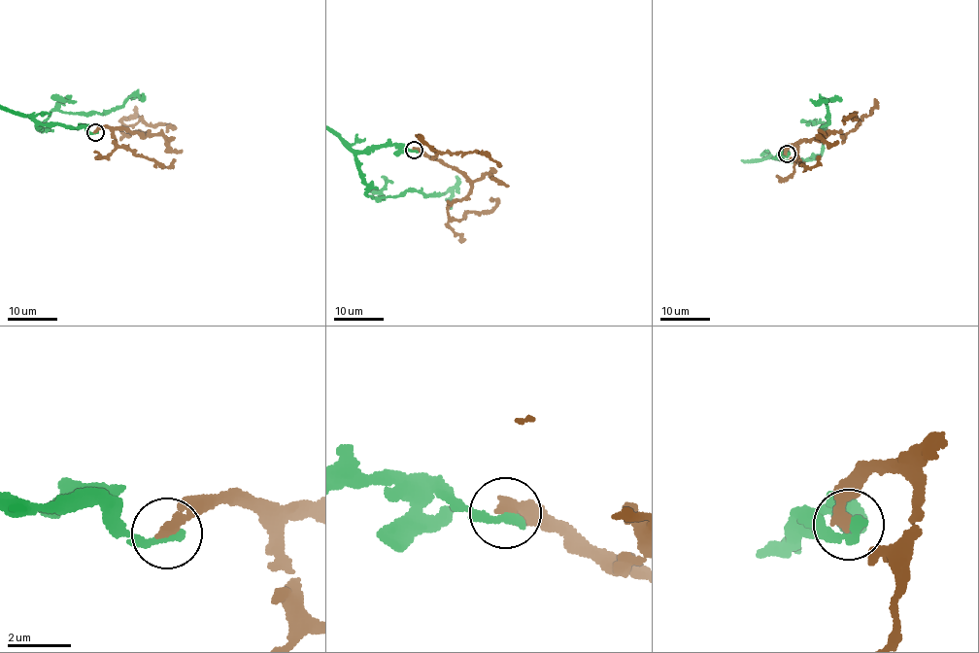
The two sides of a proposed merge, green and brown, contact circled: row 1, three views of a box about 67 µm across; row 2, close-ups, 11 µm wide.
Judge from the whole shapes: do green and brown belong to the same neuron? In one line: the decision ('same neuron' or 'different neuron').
different neuron

